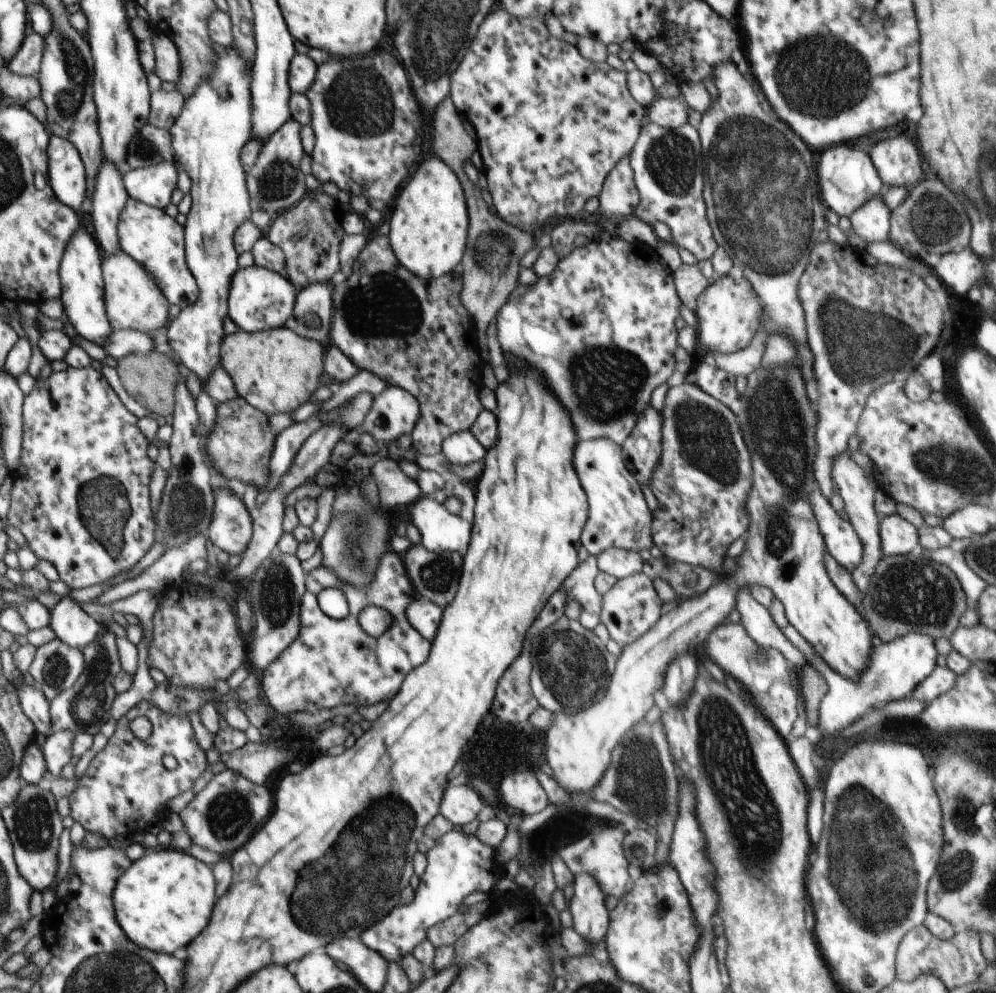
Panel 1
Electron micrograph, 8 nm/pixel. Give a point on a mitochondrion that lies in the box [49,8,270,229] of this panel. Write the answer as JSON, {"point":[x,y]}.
{"point":[144,150]}

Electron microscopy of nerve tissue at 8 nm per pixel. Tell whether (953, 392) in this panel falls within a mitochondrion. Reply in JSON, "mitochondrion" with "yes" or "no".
{"mitochondrion":"no"}

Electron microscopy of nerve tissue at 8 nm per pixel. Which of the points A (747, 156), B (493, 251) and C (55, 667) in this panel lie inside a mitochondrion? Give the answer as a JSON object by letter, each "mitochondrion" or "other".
{"A":"mitochondrion","B":"mitochondrion","C":"mitochondrion"}

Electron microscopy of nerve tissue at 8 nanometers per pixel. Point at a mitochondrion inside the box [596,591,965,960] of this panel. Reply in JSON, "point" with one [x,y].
{"point":[877,900]}

